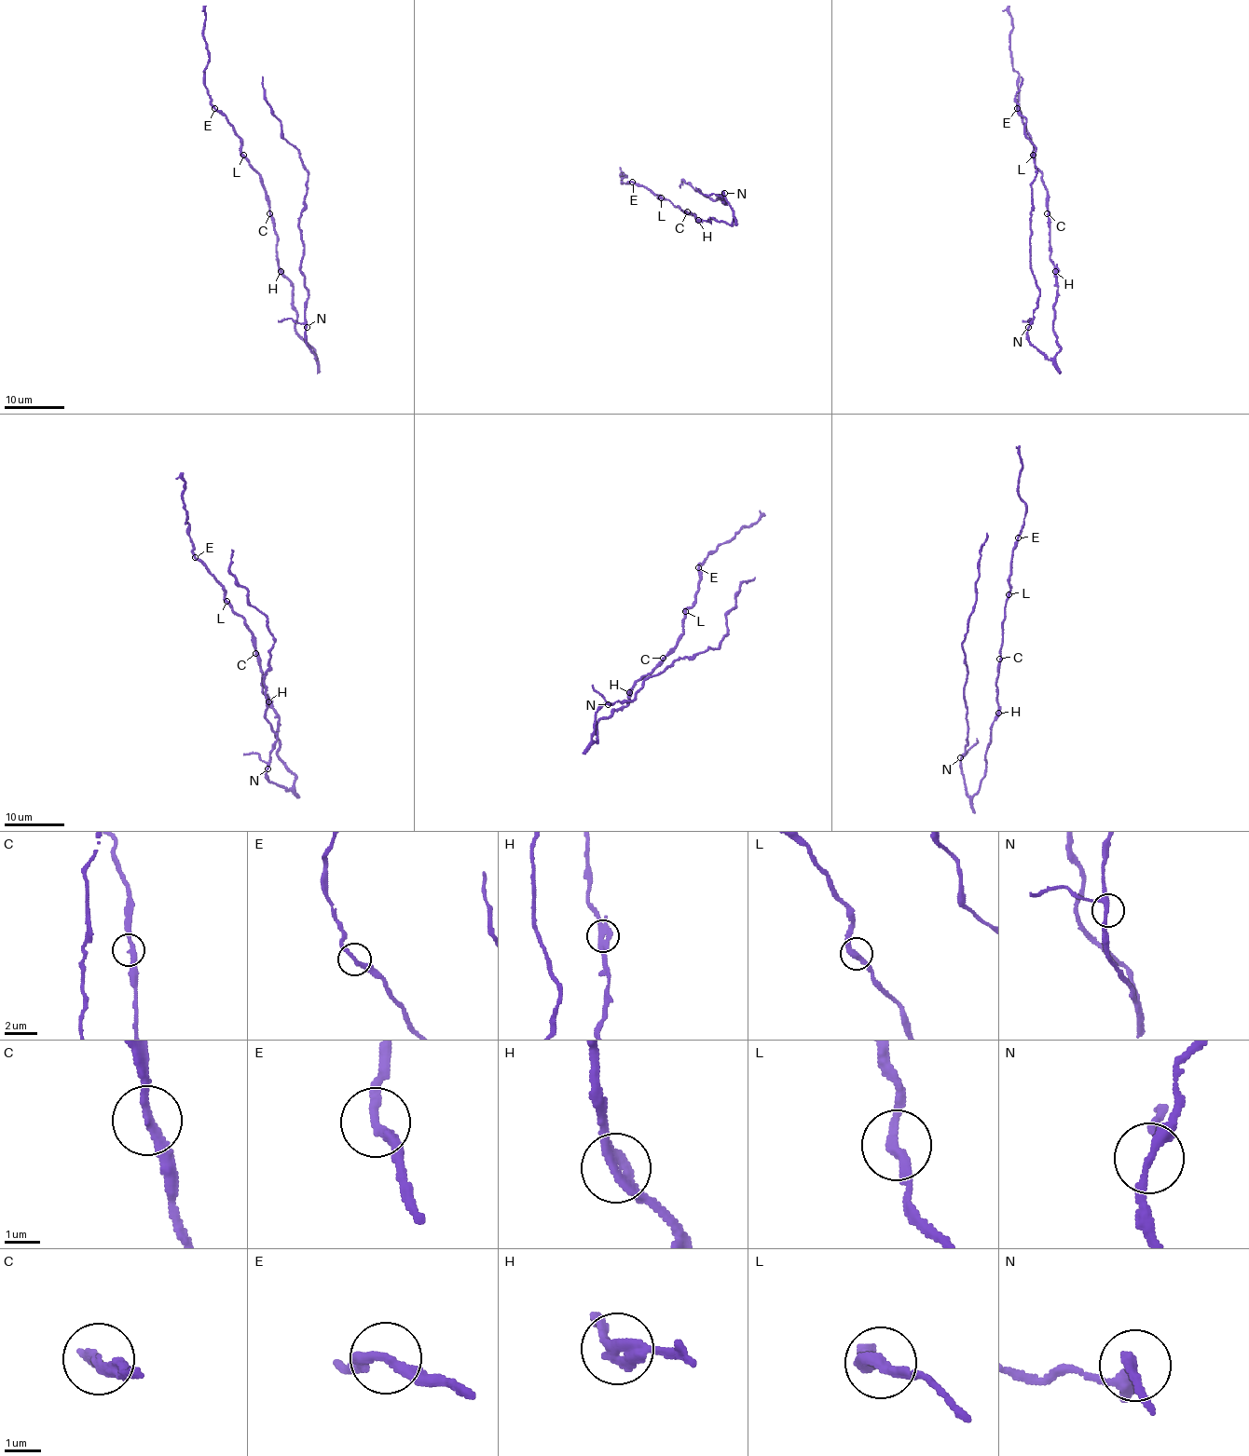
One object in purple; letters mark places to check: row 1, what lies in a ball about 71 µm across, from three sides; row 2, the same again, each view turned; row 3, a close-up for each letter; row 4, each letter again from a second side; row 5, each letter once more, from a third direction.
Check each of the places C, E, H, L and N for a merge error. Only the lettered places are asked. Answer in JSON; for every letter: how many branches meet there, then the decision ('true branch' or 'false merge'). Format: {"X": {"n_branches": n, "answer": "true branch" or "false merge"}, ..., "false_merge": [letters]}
{"C": {"n_branches": 2, "answer": "true branch"}, "E": {"n_branches": 2, "answer": "true branch"}, "H": {"n_branches": 3, "answer": "true branch"}, "L": {"n_branches": 2, "answer": "true branch"}, "N": {"n_branches": 3, "answer": "true branch"}, "false_merge": []}

